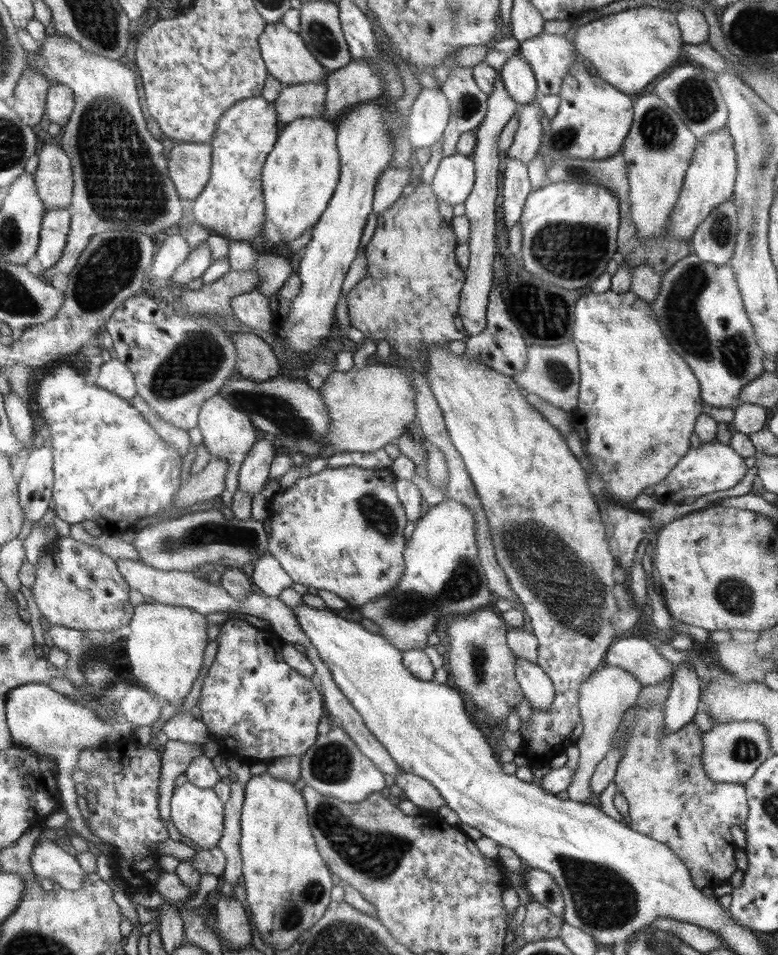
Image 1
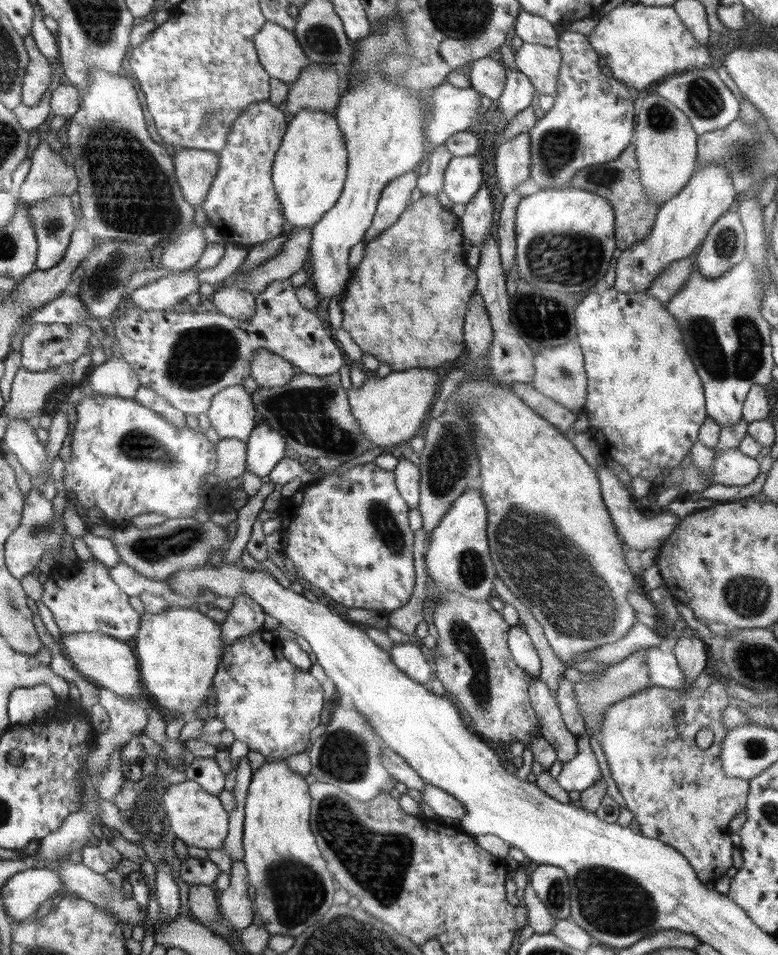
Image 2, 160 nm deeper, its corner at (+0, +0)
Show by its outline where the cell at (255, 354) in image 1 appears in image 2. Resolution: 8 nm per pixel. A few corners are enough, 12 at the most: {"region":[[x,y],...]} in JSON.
{"region":[[257,350],[250,376],[260,387],[286,386],[297,372],[291,362]]}

